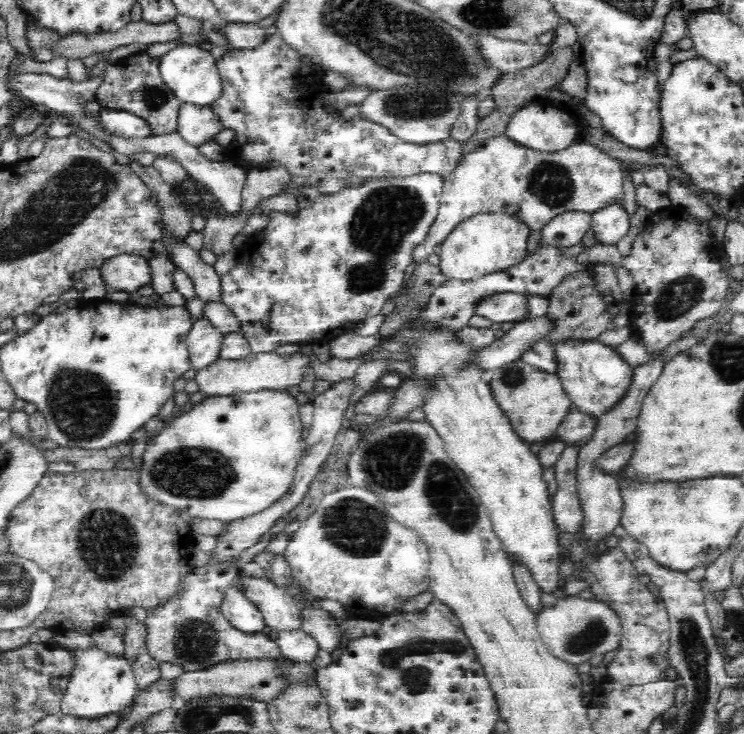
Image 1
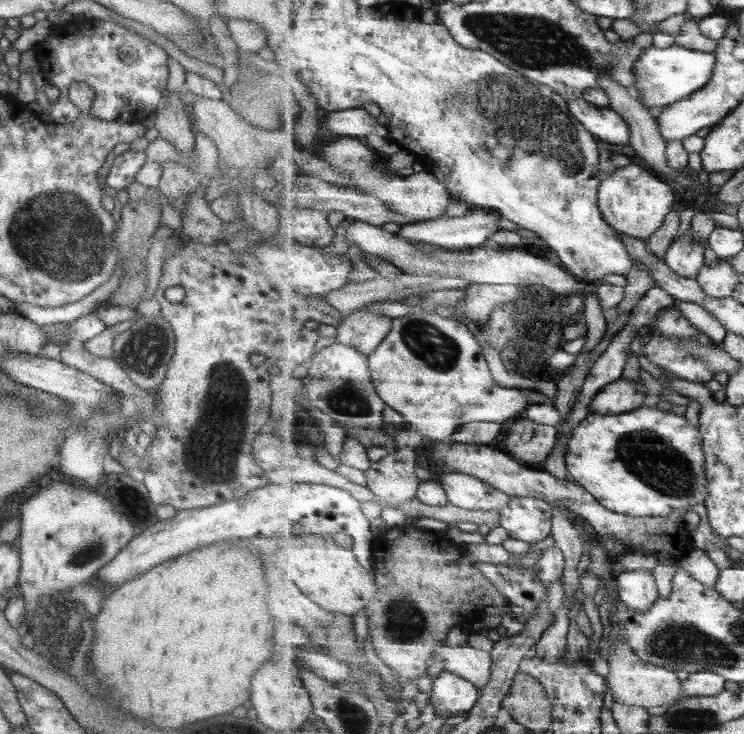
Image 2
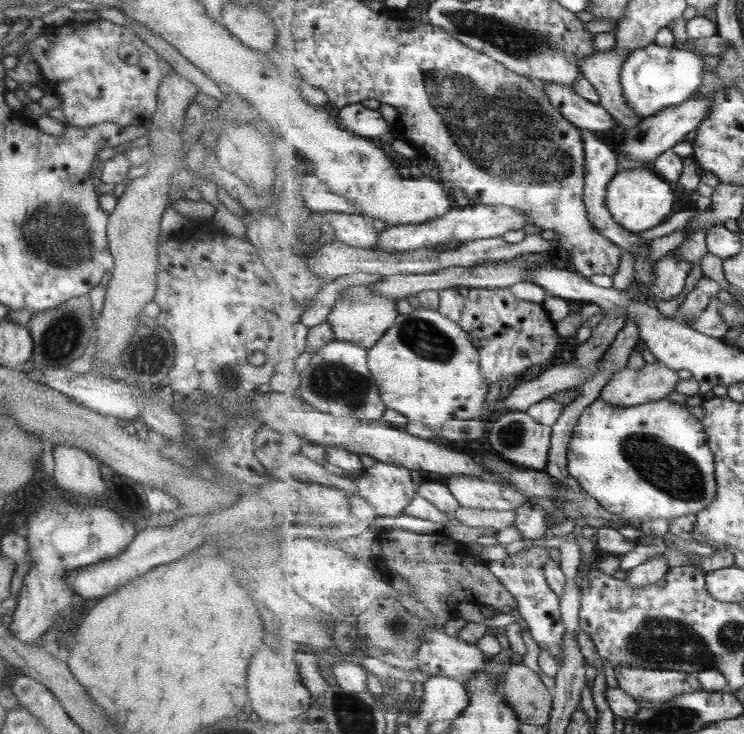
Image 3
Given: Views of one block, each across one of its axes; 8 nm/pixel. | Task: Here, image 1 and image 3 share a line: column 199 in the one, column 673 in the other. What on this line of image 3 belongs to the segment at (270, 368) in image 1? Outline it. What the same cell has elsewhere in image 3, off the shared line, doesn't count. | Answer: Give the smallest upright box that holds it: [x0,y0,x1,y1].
[601,361,679,406]

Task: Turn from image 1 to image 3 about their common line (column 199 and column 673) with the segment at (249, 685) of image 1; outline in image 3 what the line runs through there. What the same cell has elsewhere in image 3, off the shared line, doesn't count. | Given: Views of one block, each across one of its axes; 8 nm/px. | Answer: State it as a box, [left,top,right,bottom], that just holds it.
[615,666,688,705]

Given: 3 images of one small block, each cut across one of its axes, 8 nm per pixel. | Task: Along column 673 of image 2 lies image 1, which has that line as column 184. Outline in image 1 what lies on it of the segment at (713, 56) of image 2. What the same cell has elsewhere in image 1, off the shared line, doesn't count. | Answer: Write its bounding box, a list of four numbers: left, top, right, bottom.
[160,46,222,107]

